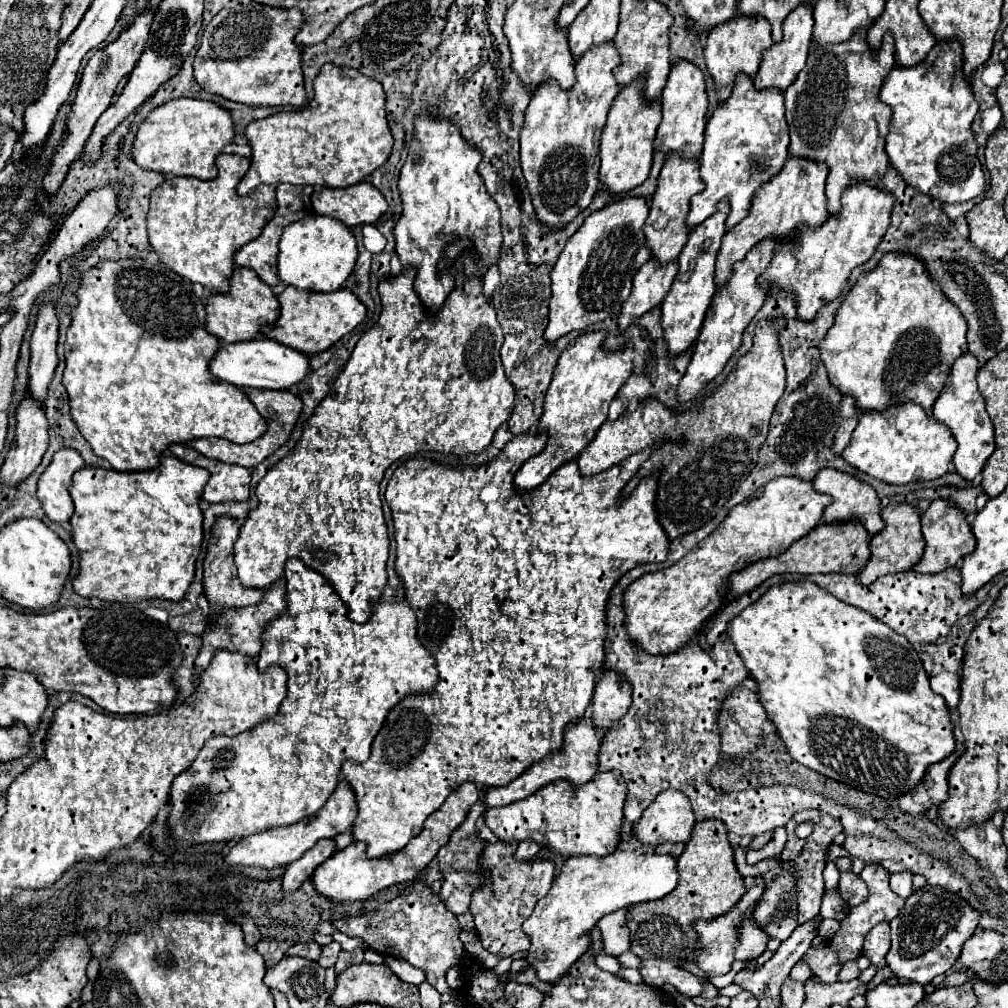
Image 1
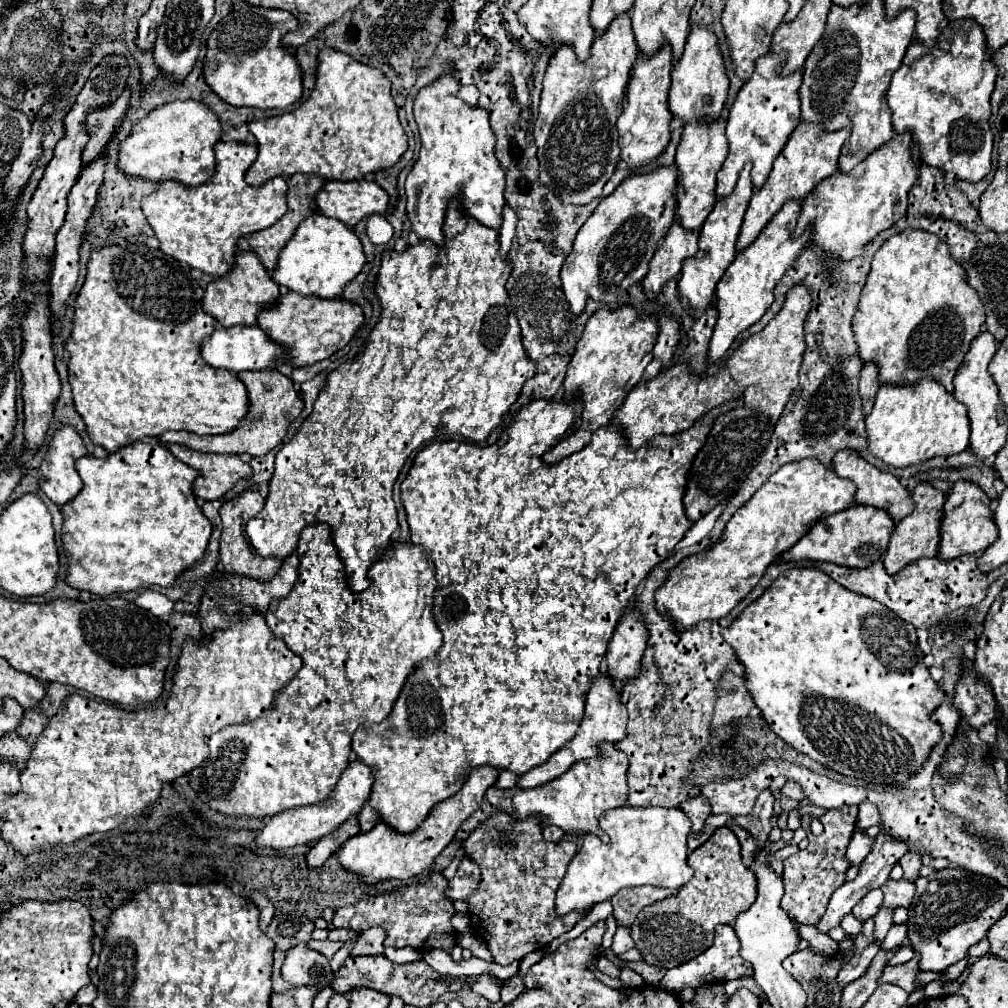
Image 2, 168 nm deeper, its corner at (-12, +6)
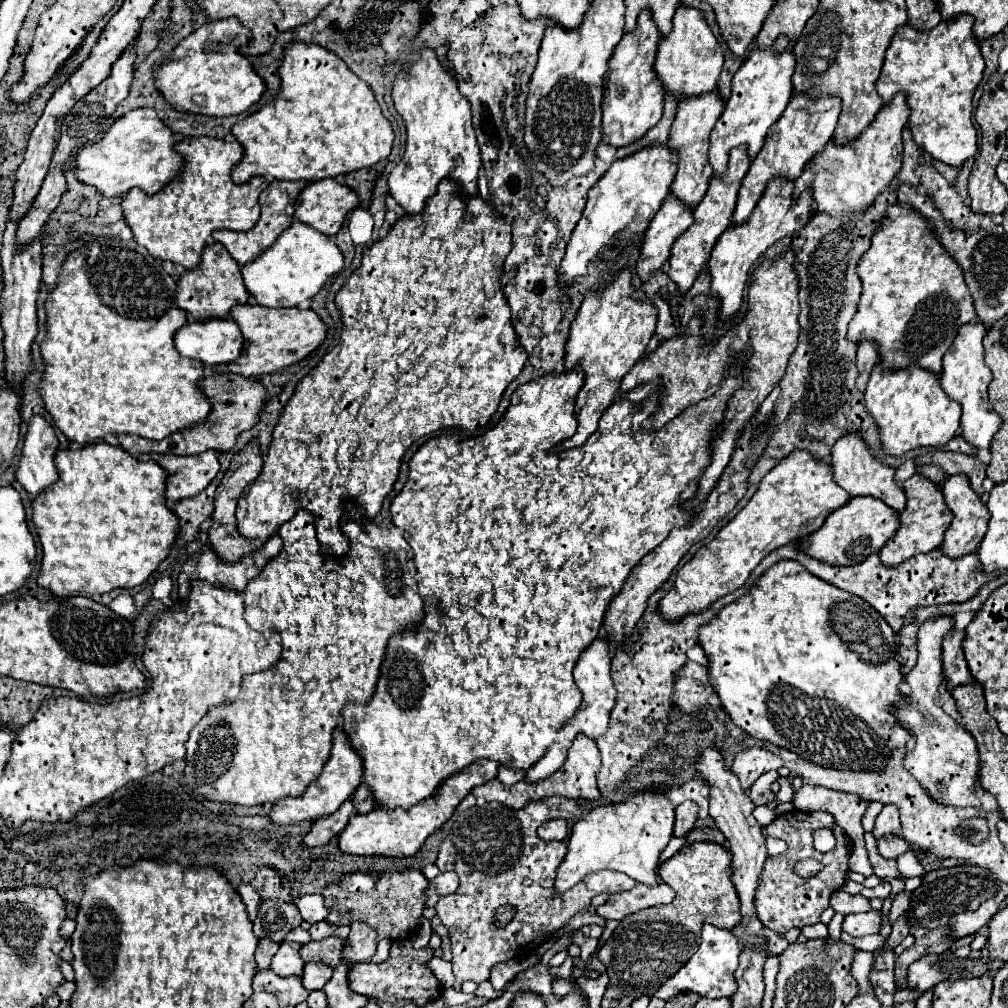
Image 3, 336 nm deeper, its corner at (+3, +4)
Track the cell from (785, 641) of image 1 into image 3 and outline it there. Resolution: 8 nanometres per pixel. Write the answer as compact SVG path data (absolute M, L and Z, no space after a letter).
M779 560L775 562L757 582L755 586L737 598L733 604L725 606L713 620L703 624L699 628L699 644L705 650L705 656L709 660L707 672L709 672L709 682L713 684L713 690L717 692L723 710L727 716L743 728L747 734L759 740L767 740L779 748L787 748L795 752L797 756L819 764L827 768L837 768L837 770L883 770L885 762L889 760L891 752L895 748L901 748L909 742L909 732L889 714L889 706L899 706L905 704L905 696L899 690L899 684L903 682L901 674L901 664L895 660L897 654L897 644L895 644L895 632L889 628L889 624L883 620L883 616L871 608L865 600L861 600L855 594L849 594L845 590L839 590L837 586L827 584L825 580L813 576L805 566L801 566L795 560Z

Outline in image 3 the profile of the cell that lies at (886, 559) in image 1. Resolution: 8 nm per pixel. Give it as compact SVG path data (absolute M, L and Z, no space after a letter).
M913 474L907 482L903 482L903 488L907 494L907 508L901 512L901 528L897 530L897 534L891 540L887 540L887 544L879 552L881 562L885 562L887 566L901 564L907 558L913 558L917 554L925 554L925 552L939 548L943 542L943 534L953 520L953 514L949 512L949 508L945 504L941 488L937 484L933 484L929 478L925 478L921 474Z

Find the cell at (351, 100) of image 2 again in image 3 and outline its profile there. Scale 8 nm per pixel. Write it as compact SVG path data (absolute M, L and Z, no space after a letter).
M291 42L279 66L281 88L273 102L233 124L233 136L245 148L233 182L245 184L253 176L277 180L323 180L367 168L387 158L393 128L383 116L371 88L347 64L317 44Z

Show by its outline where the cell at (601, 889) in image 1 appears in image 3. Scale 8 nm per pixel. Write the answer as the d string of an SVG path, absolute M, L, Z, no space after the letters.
M643 790L635 798L617 804L593 808L585 818L573 824L567 840L569 852L557 870L555 890L561 894L597 870L621 870L641 884L655 886L659 882L655 868L659 866L661 850L673 838L673 822L675 806L665 794L651 790Z

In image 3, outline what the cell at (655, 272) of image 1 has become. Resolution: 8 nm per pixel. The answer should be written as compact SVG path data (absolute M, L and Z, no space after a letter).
M667 196L661 204L661 212L653 218L653 224L645 230L641 242L641 256L637 262L637 274L645 282L655 270L659 270L671 254L673 242L693 224L693 212L681 208L673 196Z

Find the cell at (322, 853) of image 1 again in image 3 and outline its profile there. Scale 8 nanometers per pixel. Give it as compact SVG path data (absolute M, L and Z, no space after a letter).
M353 798L345 800L345 804L341 804L341 808L329 816L323 816L321 820L317 820L313 824L313 828L307 832L305 836L305 846L315 848L315 846L323 846L327 844L333 836L339 836L343 832L343 828L349 822L349 816L357 814L355 806L353 806Z

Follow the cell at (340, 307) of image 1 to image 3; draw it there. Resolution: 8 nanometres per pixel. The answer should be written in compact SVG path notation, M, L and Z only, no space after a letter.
M243 304L233 308L231 312L233 322L243 332L243 352L237 360L219 366L219 372L233 372L241 376L259 378L259 374L277 372L285 366L291 366L303 360L309 352L313 352L325 340L325 324L313 310L299 310L299 308L265 308L259 304Z

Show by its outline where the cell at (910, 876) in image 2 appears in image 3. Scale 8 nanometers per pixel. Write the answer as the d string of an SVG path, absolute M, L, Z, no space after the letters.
M889 834L889 836L881 836L877 838L877 850L883 858L897 858L899 854L903 854L905 850L909 850L909 844L897 836L897 834Z

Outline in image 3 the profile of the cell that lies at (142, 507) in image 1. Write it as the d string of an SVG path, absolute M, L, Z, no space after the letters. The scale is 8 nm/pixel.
M97 442L79 450L59 450L55 454L59 480L45 488L33 504L33 524L37 528L43 560L37 584L55 596L67 594L105 594L115 588L133 588L143 584L169 554L177 538L179 520L167 508L165 470L157 462L139 462L121 446Z

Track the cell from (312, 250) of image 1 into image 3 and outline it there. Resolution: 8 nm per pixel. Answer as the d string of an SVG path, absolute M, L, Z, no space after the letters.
M295 220L275 240L275 244L265 250L265 254L261 254L255 262L245 264L241 272L245 288L257 300L257 304L267 308L293 308L305 300L311 300L341 268L343 254L337 244L315 228L309 228L307 224Z

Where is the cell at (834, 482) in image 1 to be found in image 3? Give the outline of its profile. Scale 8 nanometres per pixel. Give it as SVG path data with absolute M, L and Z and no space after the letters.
M847 432L845 436L841 436L837 440L837 444L833 446L831 452L831 468L835 474L835 482L847 490L851 496L875 496L879 500L883 500L887 506L891 506L893 510L901 512L905 508L905 492L903 486L895 482L895 468L883 464L881 460L877 460L869 446L865 444L865 440L861 438L859 432Z

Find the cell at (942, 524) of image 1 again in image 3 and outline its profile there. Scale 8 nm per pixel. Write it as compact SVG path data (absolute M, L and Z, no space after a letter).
M955 474L949 476L943 484L943 494L945 494L945 502L953 512L953 522L949 526L949 530L945 532L945 540L943 540L943 554L949 558L959 558L965 554L971 554L977 550L977 546L981 544L985 532L987 532L987 522L989 522L989 510L987 506L981 502L981 498L971 490L969 486L969 478L965 474Z

